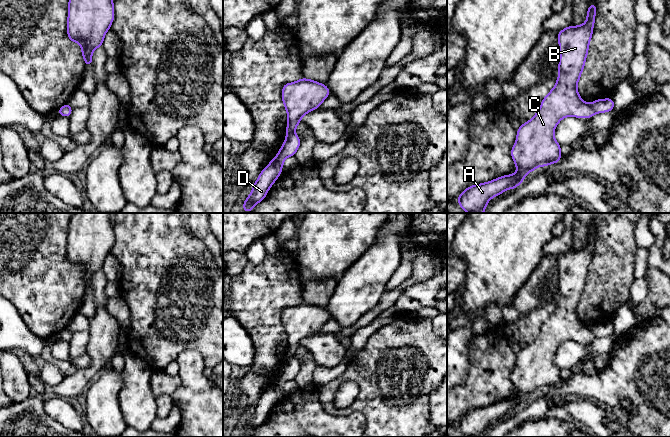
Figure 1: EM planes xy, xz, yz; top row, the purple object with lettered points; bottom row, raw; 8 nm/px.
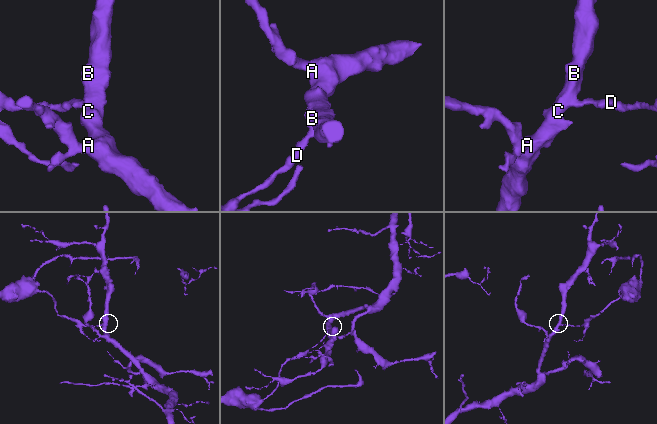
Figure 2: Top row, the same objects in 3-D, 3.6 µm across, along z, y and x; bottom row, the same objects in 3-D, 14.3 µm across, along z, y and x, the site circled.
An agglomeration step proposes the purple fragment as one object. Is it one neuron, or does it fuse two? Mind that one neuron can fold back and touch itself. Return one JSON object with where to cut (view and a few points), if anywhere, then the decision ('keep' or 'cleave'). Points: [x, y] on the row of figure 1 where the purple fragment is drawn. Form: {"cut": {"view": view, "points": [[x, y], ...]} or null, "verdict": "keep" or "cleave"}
{"cut": {"view": "yz", "points": [[590, 105], [595, 112]]}, "verdict": "cleave"}

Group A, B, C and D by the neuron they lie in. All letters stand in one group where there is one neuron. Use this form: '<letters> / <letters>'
A B C / D

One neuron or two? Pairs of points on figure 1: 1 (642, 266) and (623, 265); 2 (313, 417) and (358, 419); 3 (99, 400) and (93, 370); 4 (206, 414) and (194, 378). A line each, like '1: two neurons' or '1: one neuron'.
1: two neurons
2: one neuron
3: two neurons
4: one neuron

